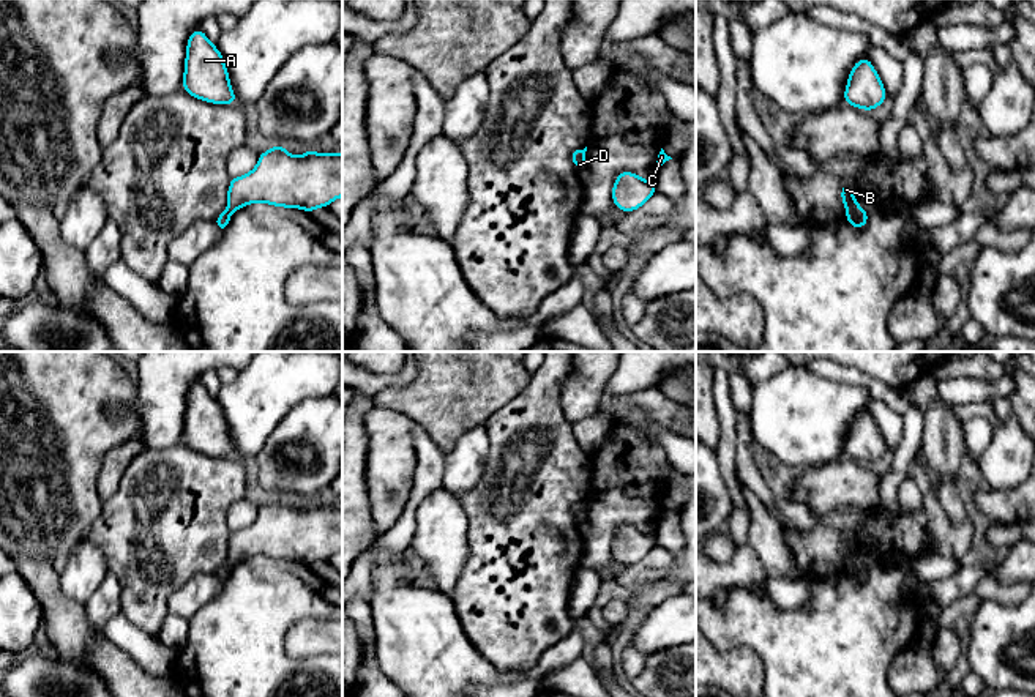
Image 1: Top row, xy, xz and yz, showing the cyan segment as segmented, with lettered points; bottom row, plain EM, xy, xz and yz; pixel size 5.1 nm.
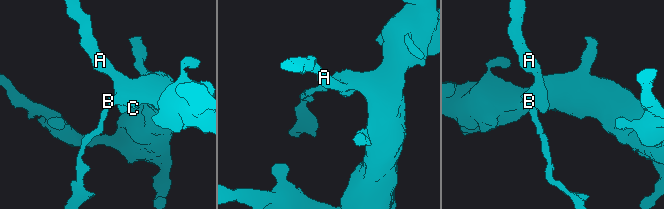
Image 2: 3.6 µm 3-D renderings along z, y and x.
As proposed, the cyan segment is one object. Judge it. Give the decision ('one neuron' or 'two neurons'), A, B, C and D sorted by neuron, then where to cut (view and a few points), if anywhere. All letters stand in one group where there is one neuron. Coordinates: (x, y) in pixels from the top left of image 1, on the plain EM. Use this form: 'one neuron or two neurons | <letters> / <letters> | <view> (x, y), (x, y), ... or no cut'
two neurons | A B C / D | yz (857, 555), (848, 563)

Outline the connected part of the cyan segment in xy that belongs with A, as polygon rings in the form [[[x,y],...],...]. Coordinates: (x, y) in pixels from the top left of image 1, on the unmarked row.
[[[202,382],[189,388],[181,442],[205,456],[237,457],[222,408]]]

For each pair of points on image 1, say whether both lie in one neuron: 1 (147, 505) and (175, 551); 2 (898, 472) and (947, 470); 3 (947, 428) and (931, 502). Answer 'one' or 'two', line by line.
1: one
2: two
3: two

